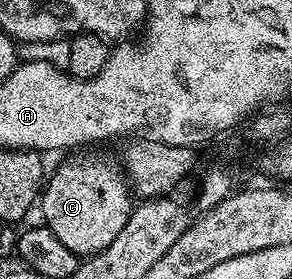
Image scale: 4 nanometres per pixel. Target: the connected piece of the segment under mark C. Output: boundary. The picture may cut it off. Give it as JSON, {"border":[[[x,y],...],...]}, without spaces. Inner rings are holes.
{"border":[[[92,151],[69,156],[69,161],[62,162],[53,173],[51,170],[38,198],[38,209],[44,212],[43,224],[81,259],[110,247],[134,208],[134,197],[121,166],[100,153],[88,152]]]}

